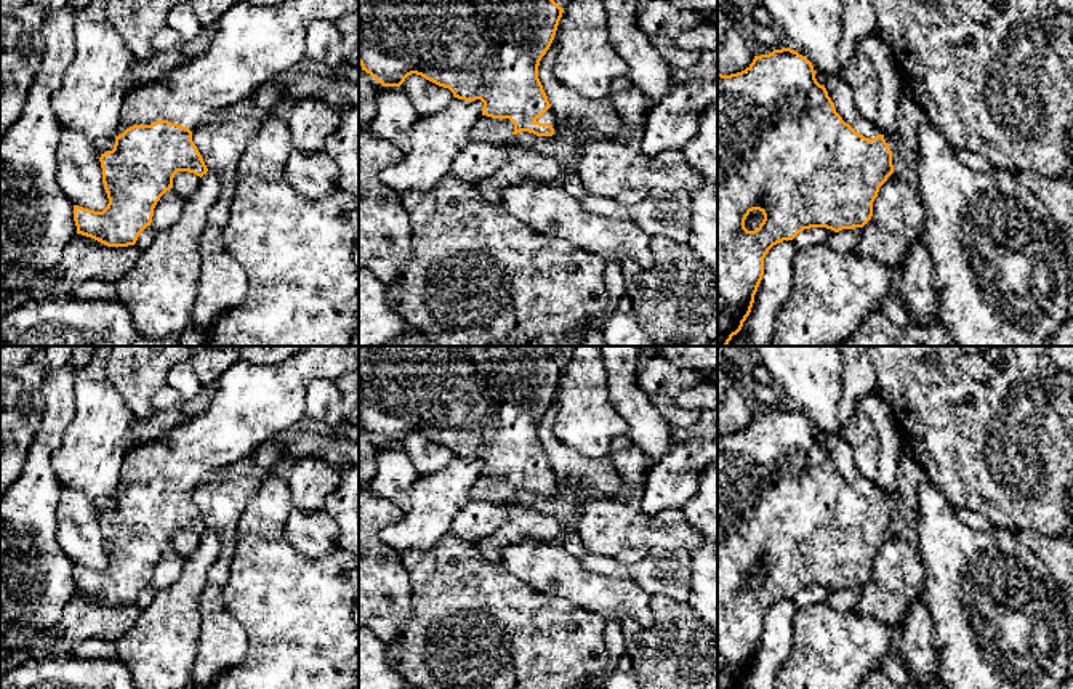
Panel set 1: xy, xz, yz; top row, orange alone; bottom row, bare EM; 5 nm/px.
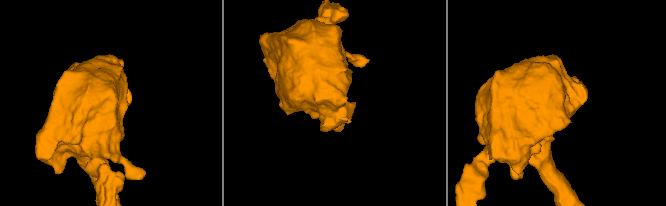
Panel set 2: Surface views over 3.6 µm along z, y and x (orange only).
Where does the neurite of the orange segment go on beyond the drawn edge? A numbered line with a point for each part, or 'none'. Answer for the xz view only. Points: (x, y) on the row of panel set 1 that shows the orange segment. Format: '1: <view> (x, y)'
1: xz (550, 117)

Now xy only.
1: xy (253, 44)

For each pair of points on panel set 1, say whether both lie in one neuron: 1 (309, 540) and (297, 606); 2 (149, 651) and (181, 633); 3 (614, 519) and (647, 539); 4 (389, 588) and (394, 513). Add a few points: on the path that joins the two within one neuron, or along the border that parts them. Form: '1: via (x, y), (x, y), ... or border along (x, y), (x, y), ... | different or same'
1: border along (282, 526), (282, 535), (303, 555), (338, 550) | different
2: via (157, 649), (173, 633) | same
3: via (622, 526), (639, 531) | same
4: via (375, 569), (375, 529) | same

